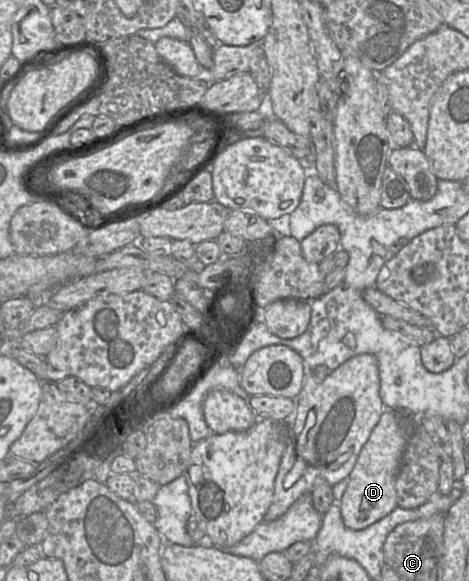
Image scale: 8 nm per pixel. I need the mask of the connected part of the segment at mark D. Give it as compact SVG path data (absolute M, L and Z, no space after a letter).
M385 409L363 445L356 463L348 476L348 486L339 501L344 525L351 530L363 530L388 515L396 503L396 478L402 456L415 423L421 415Z

